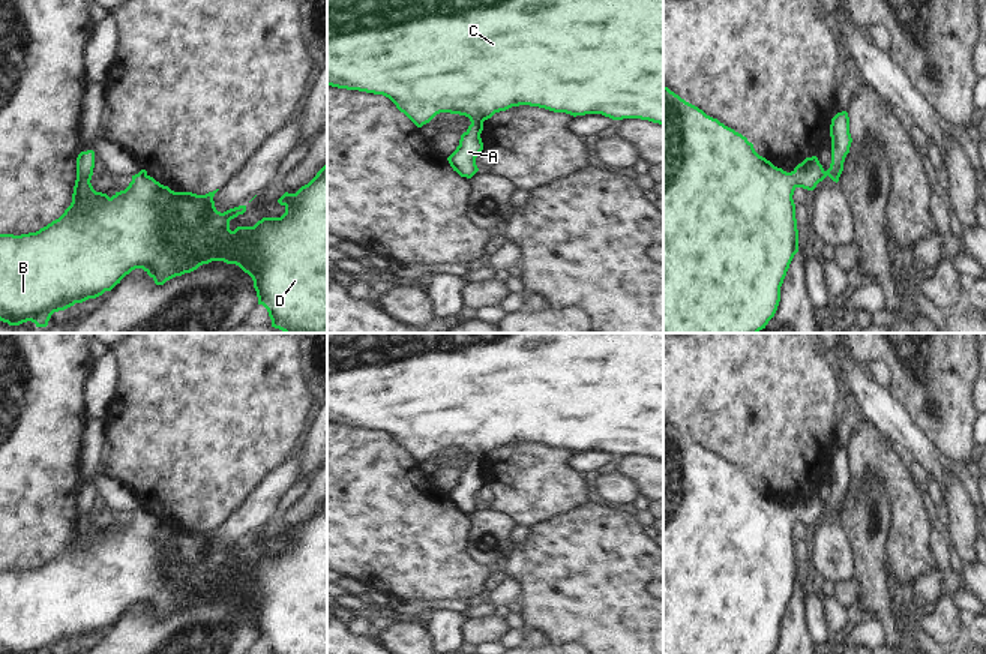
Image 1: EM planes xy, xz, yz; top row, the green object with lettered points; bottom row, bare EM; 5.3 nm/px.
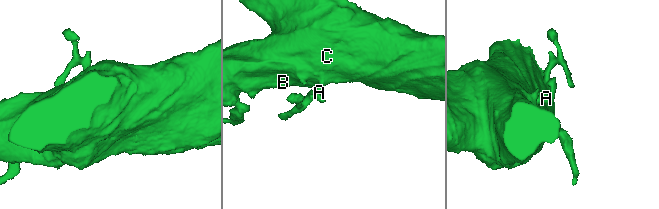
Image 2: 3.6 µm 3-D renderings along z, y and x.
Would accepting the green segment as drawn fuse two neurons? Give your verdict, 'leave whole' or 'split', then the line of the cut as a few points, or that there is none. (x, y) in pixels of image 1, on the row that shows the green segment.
leave whole; no cut

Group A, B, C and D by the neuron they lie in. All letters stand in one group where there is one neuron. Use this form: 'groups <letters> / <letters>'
groups A B C D

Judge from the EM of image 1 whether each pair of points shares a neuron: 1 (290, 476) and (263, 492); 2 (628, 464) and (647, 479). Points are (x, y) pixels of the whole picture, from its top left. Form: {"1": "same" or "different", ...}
{"1": "same", "2": "same"}

